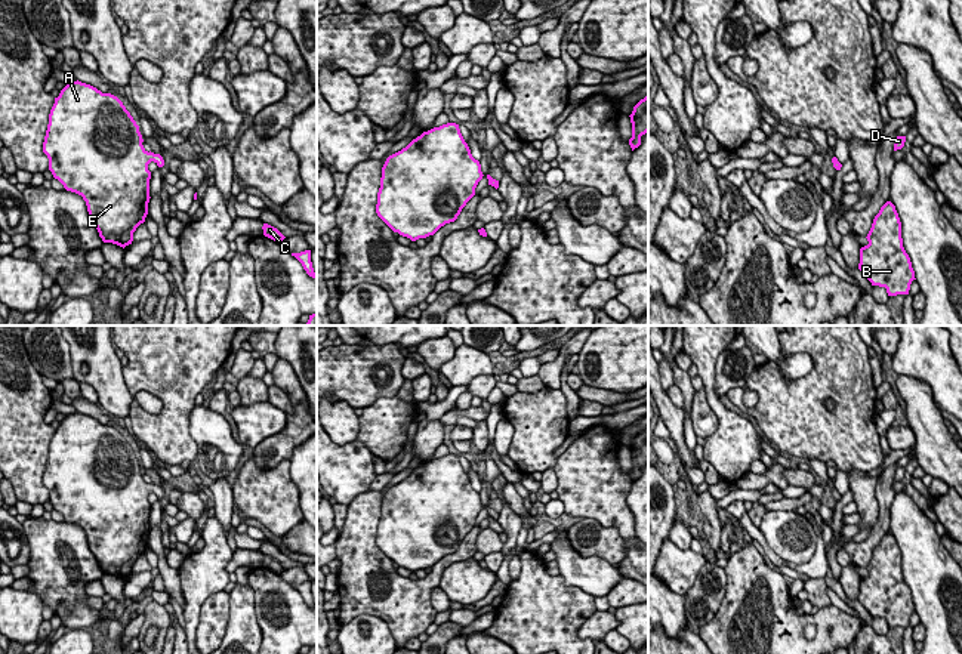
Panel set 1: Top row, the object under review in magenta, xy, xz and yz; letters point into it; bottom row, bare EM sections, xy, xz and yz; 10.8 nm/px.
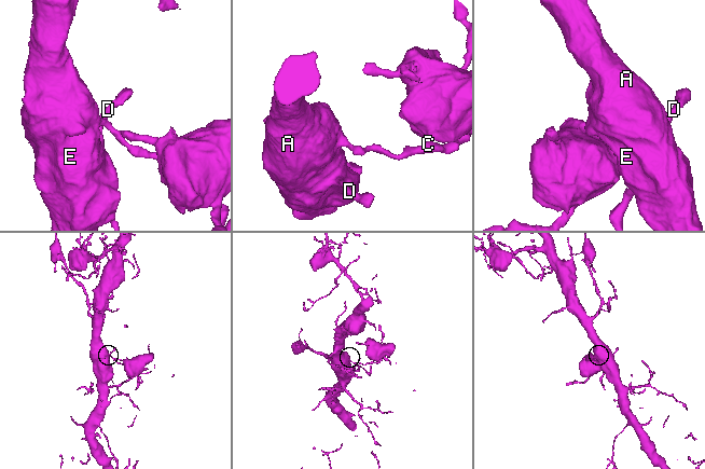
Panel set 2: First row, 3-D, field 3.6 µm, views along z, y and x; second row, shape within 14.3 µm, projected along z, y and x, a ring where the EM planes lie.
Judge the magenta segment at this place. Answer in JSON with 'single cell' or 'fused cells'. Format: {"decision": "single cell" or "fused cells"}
{"decision": "fused cells"}

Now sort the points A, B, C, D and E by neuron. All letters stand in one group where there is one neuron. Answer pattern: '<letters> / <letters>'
A B D E / C

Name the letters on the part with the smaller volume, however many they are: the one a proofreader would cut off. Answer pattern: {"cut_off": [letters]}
{"cut_off": ["C"]}

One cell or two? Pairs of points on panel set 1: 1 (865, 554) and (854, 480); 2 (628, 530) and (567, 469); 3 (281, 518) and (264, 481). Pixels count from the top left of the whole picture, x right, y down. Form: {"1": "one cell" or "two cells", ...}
{"1": "two cells", "2": "one cell", "3": "one cell"}

